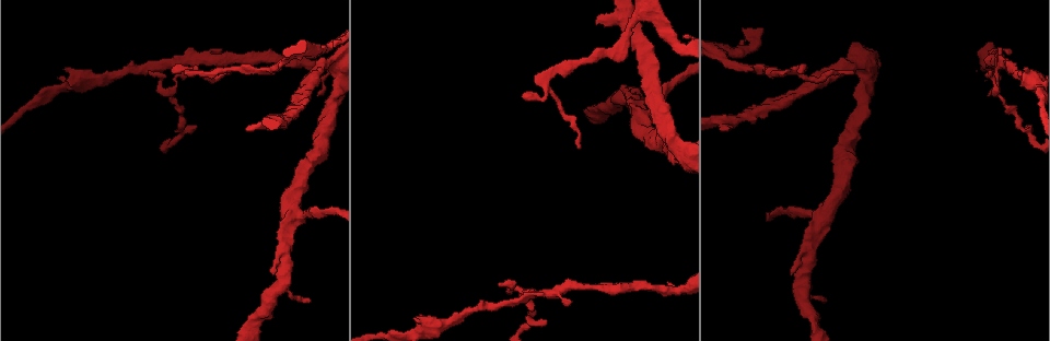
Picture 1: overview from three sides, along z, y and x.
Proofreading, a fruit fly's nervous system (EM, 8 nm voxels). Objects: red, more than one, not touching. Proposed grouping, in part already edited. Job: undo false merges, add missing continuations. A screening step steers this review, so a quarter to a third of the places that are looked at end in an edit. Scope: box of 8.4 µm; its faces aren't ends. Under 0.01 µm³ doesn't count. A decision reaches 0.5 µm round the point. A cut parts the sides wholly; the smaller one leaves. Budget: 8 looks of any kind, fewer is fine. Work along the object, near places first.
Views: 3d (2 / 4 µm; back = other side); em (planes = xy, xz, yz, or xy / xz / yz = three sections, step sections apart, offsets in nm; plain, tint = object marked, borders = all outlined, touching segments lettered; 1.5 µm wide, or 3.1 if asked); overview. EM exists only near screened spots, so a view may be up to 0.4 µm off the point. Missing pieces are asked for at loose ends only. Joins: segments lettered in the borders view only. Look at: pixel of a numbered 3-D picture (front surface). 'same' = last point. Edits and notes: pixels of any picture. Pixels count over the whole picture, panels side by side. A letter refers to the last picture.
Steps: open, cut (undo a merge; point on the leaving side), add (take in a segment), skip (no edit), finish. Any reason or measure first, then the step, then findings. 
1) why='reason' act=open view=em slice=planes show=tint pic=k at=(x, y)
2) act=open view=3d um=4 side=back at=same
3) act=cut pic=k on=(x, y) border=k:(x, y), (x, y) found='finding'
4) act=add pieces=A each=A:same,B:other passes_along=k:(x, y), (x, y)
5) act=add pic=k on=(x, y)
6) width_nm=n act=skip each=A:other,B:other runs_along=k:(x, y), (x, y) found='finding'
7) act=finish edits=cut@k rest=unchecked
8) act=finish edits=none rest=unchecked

why='sharp bend' act=open view=3d um=4 pic=1 at=(545, 80)

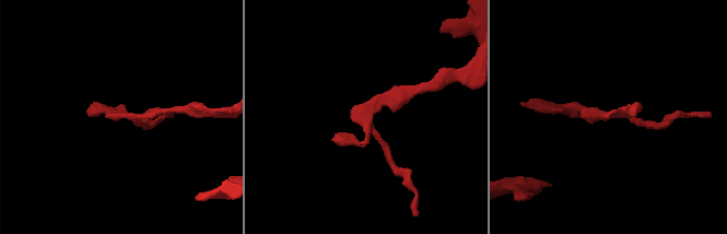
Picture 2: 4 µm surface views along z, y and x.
why='now the EM' act=open view=em slice=planes show=borders pic=2 at=(607, 118)

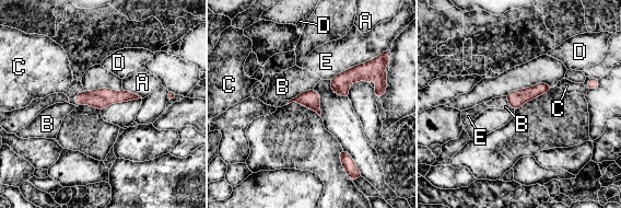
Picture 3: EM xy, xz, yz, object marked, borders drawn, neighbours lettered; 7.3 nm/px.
width_nm=120 act=skip each=A:other,B:other,C:other,D:other,E:other runs_along=3:(135, 96), (82, 97), (78, 101) found='one cell here'

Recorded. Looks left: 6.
why='thin end' act=open view=em slice=yz step=8 show=borders pic=1 at=(577, 148)

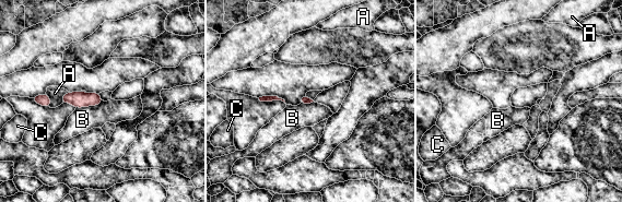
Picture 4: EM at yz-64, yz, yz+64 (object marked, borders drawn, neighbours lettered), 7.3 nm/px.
act=open view=em slice=planes show=borders at=same

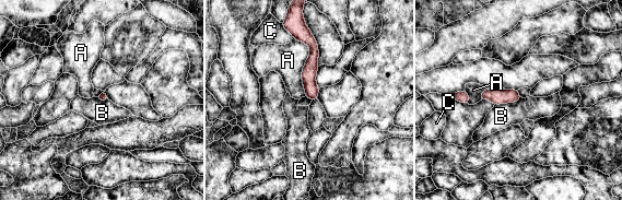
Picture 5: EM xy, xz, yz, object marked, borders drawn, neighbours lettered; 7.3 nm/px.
width_nm=70 act=skip each=A:other,B:other,C:other border=5:(521, 97), (513, 102), (494, 105) found='none of them fits'

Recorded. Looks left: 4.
act=open view=em slice=yz step=4 show=borders pic=1 at=(723, 122)

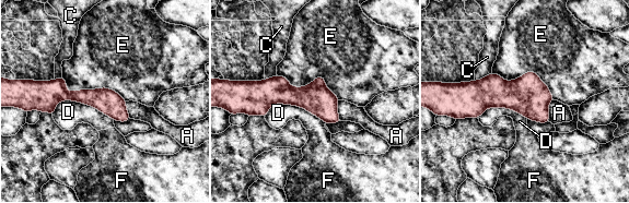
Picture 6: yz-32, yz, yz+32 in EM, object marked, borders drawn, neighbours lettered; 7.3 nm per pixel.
act=open view=em slice=planes show=borders at=same

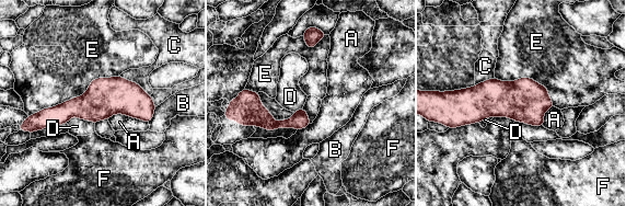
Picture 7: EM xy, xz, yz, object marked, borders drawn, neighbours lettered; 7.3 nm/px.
width_nm=280 act=skip each=A:other,B:other,C:other,D:other,E:other,F:other border=7:(107, 118), (126, 114), (148, 123) found='all the same cell'

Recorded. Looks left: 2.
why='thin neck' act=open view=em slice=xz step=8 show=tint pic=1 at=(1002, 65)

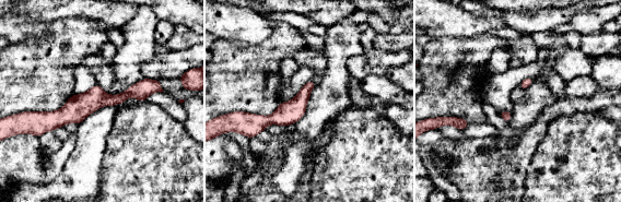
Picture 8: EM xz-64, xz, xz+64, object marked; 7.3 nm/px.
why='cut it another way' act=open view=em slice=planes show=borders at=same

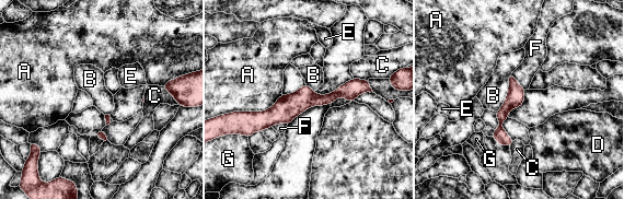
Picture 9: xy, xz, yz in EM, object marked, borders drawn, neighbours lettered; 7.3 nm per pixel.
act=skip each=A:other,B:other,C:other,D:other,E:other,F:other,G:other runs_along=9:(367, 86), (240, 115) found='continuous, no second cell'

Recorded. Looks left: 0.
act=finish edits=none rest=unchecked

